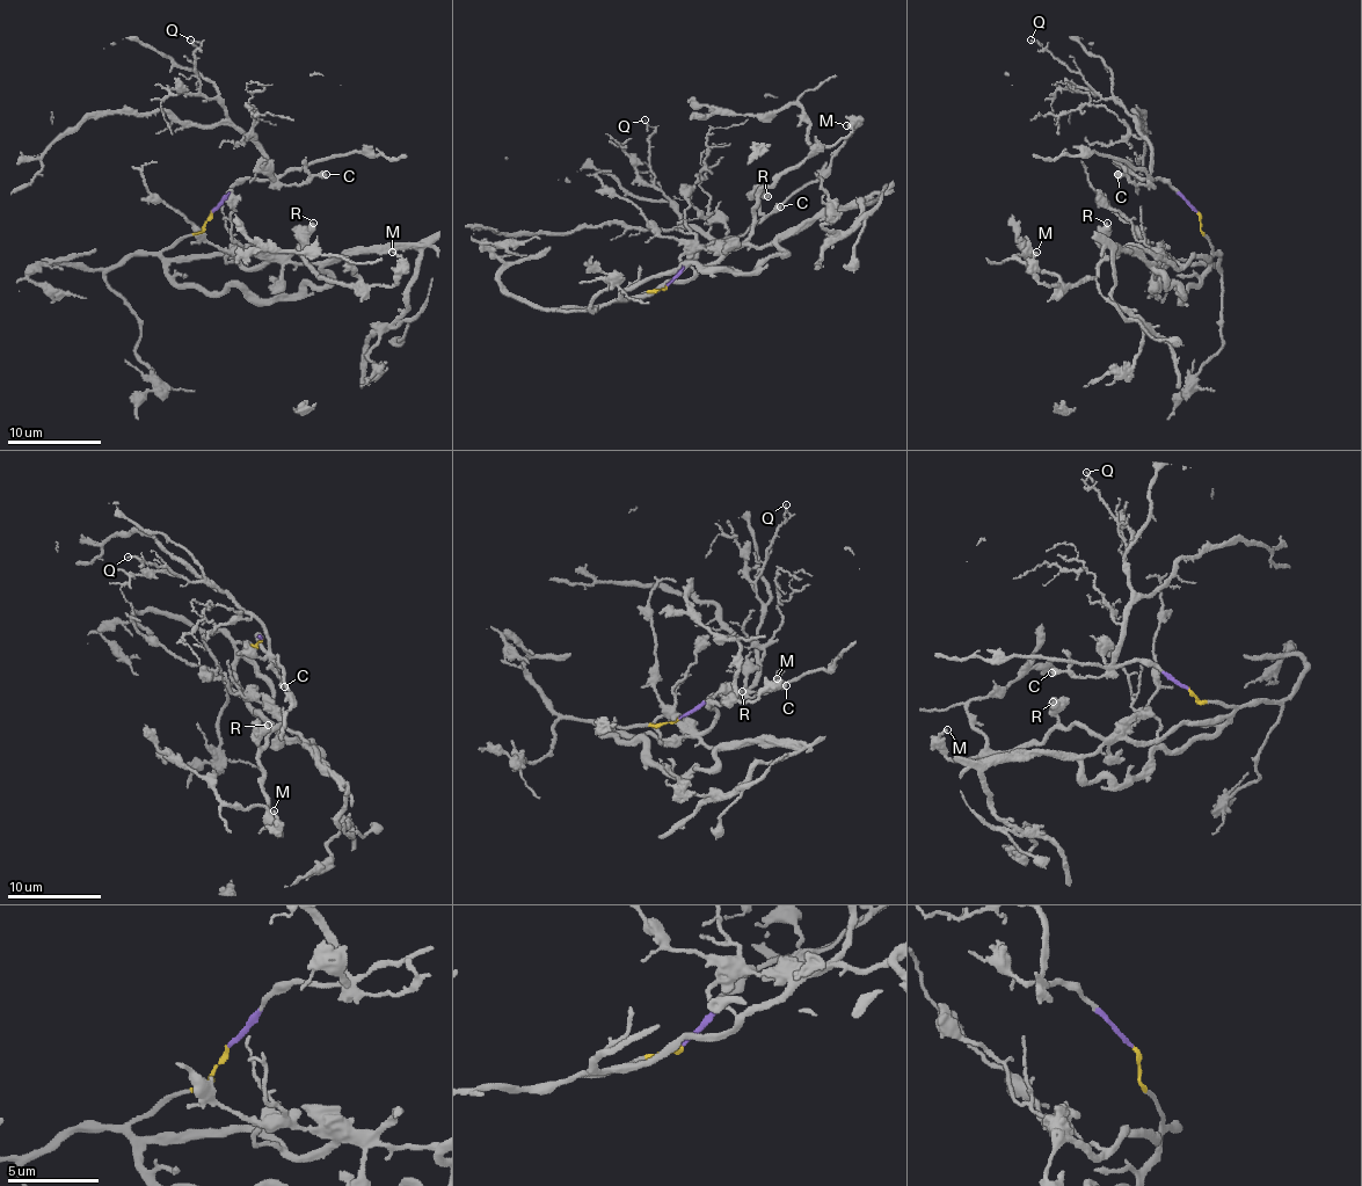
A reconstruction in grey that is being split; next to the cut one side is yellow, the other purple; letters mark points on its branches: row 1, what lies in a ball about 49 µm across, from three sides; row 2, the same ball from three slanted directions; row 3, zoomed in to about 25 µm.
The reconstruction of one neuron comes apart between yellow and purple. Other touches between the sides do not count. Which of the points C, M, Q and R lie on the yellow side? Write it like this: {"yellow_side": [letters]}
{"yellow_side": ["M", "R"]}

